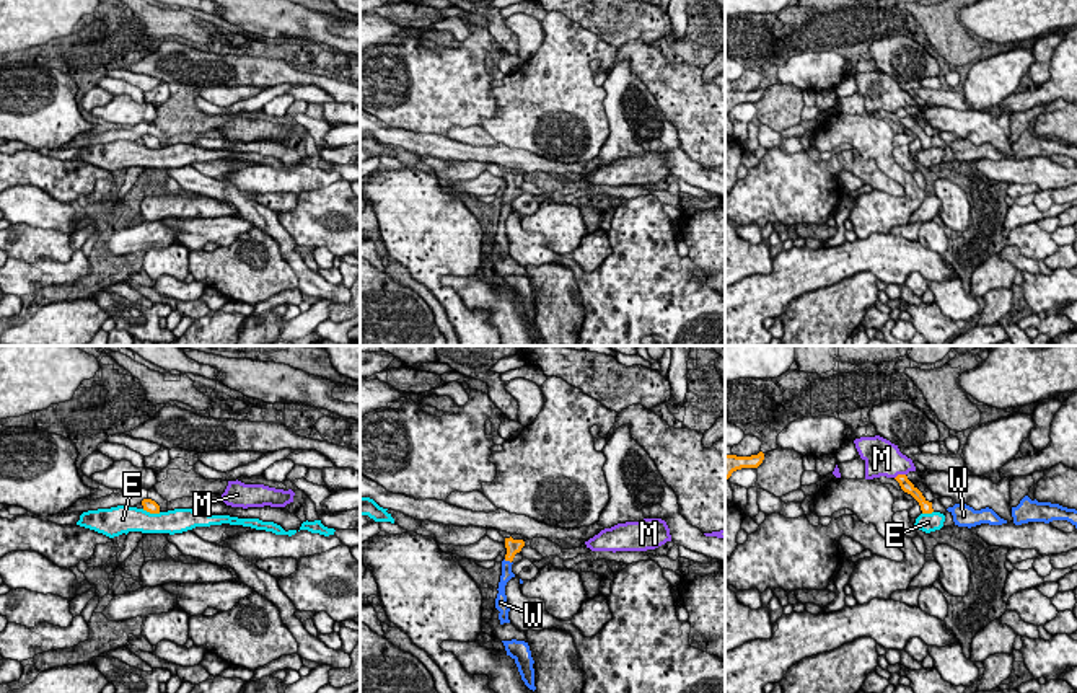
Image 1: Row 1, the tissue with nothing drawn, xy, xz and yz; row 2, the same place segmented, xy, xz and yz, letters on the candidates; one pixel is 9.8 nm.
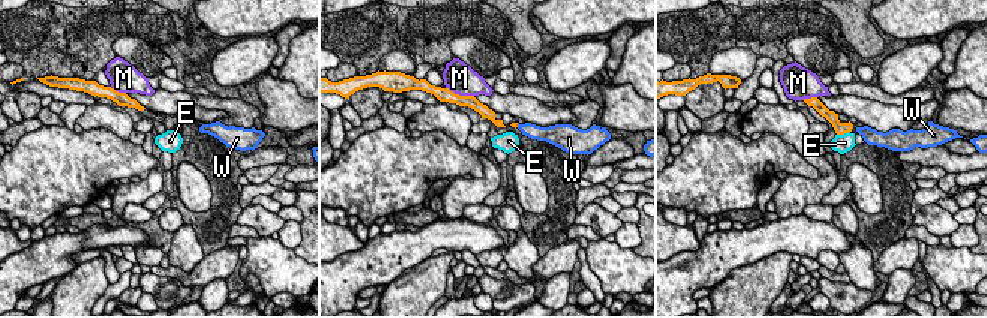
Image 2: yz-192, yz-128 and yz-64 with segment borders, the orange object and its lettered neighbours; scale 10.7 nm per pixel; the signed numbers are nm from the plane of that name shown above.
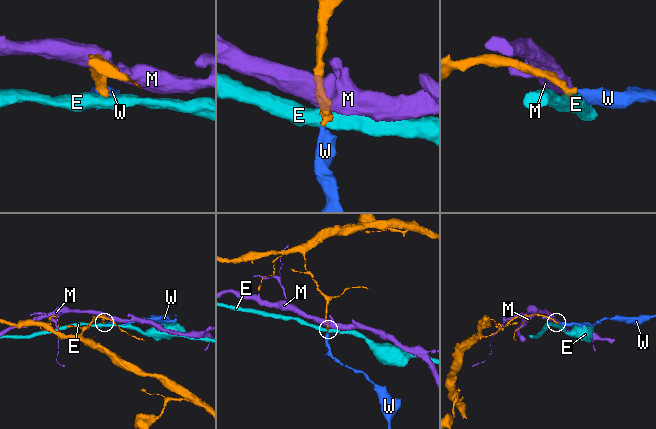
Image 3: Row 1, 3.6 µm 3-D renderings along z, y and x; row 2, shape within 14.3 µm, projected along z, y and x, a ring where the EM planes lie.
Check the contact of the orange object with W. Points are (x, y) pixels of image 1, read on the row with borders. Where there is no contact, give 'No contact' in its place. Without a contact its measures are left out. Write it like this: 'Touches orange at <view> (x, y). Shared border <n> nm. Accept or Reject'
Touches orange at xz (507, 560). Shared border 90 nm. Accept

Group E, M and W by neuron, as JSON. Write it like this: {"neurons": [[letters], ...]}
{"neurons": [["E"], ["M"], ["W"]]}

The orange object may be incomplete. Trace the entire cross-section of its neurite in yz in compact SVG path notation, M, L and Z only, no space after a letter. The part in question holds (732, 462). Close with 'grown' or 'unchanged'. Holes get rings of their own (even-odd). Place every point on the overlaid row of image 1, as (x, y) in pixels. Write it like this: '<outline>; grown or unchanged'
M759 452L758 455L751 457L736 457L736 455L725 455L725 479L732 476L733 471L741 468L758 468L764 460L764 453Z; unchanged

